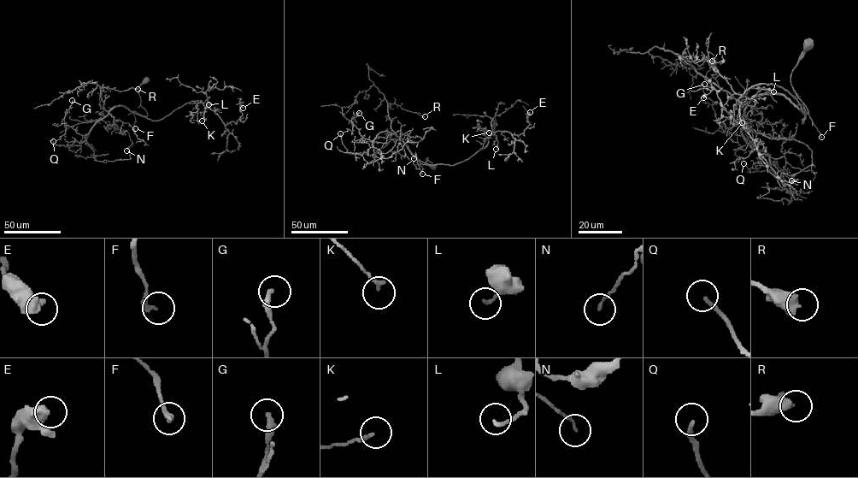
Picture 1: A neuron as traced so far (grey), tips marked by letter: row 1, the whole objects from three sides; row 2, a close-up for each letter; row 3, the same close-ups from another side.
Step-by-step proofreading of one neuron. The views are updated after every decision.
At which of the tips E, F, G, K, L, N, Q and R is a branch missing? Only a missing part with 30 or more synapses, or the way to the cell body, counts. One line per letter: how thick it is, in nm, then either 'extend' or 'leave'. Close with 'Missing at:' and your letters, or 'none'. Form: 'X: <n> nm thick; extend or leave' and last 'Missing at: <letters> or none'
E: 400 nm thick; leave
F: 280 nm thick; leave
G: 280 nm thick; leave
K: 160 nm thick; leave
L: 160 nm thick; leave
N: 110 nm thick; leave
Q: 170 nm thick; leave
R: 550 nm thick; leave
Missing at: none

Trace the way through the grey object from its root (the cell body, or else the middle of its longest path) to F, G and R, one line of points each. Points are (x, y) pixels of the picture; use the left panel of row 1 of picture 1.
F: (146, 80), (140, 85), (138, 92), (140, 105), (147, 115), (133, 112), (135, 128)
G: (146, 80), (138, 92), (147, 115), (115, 106), (85, 135), (64, 122), (65, 111), (72, 100)
R: (146, 80), (138, 92), (147, 115), (124, 106), (104, 109), (102, 87), (119, 91), (138, 89)

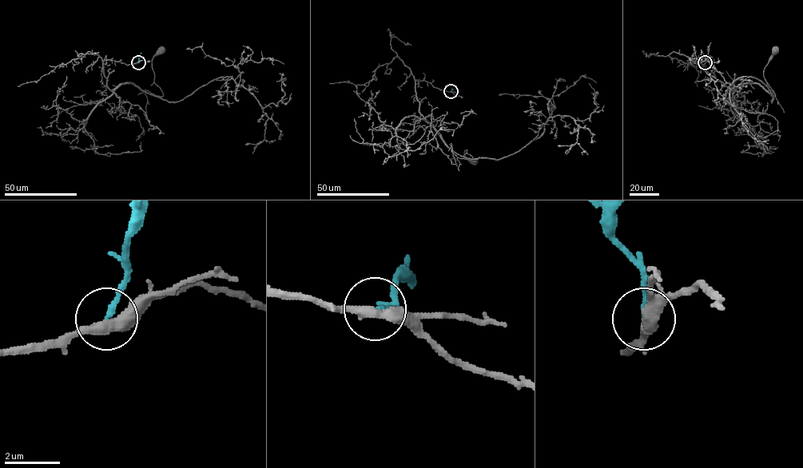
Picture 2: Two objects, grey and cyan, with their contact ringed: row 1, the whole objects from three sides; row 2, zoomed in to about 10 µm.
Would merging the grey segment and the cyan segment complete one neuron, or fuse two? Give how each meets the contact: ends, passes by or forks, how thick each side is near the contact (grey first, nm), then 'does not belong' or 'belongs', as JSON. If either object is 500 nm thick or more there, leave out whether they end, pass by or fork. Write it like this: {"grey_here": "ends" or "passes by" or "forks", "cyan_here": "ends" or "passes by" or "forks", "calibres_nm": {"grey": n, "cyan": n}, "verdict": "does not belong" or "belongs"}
{"grey_here": "passes by", "cyan_here": "ends", "calibres_nm": {"grey": 400, "cyan": 160}, "verdict": "belongs"}

